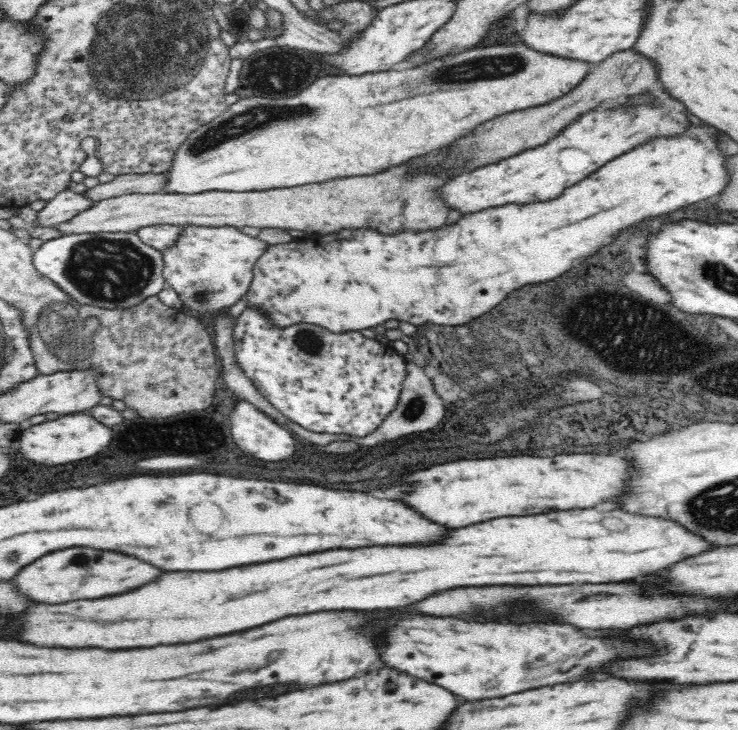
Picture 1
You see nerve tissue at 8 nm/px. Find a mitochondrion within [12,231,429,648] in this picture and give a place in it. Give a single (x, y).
(116, 271)

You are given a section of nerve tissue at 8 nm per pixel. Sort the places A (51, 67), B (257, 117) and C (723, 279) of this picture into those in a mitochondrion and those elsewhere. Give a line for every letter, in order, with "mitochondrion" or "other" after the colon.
A: other
B: mitochondrion
C: mitochondrion

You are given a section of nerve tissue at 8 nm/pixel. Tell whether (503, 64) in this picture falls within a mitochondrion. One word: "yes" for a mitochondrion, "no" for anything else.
yes

